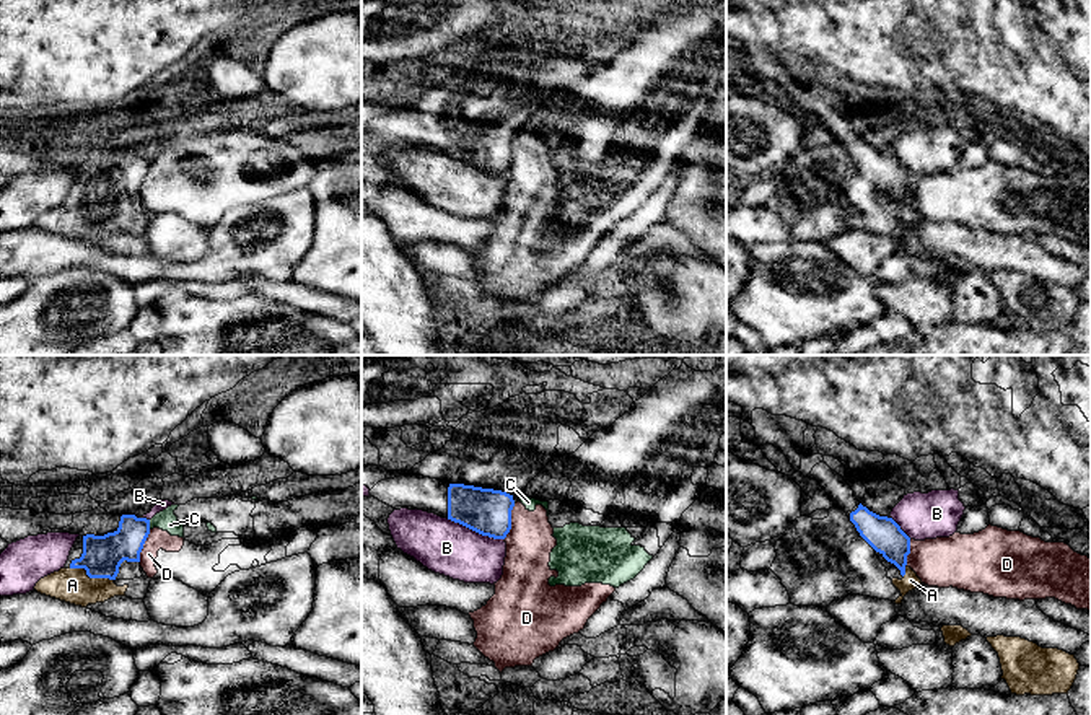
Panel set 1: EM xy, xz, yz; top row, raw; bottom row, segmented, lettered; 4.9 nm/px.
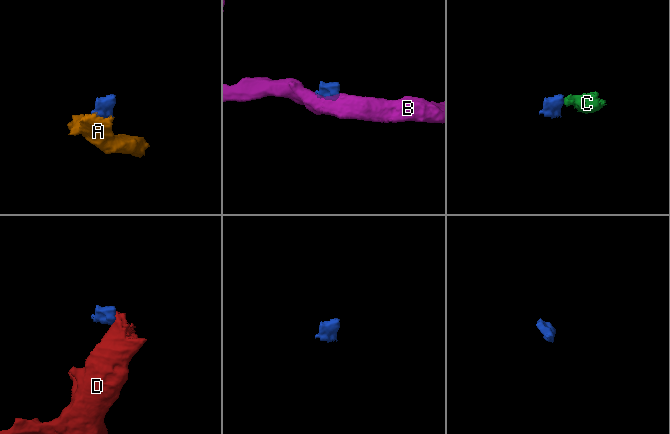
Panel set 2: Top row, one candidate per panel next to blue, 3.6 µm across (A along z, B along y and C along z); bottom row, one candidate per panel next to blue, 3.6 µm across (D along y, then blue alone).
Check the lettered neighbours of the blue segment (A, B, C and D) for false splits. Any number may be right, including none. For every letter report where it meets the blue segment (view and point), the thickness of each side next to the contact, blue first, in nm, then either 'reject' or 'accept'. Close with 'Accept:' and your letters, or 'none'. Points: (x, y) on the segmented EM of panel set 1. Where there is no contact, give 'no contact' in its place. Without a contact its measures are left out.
A: xy (90, 577) | 200/180 nm | accept
B: xz (476, 531) | 220/260 nm | reject
C: xy (148, 525) | 180/100 nm | reject
D: xz (510, 521) | 220/220 nm | reject
Accept: A

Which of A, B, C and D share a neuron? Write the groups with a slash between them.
A / B / C D

